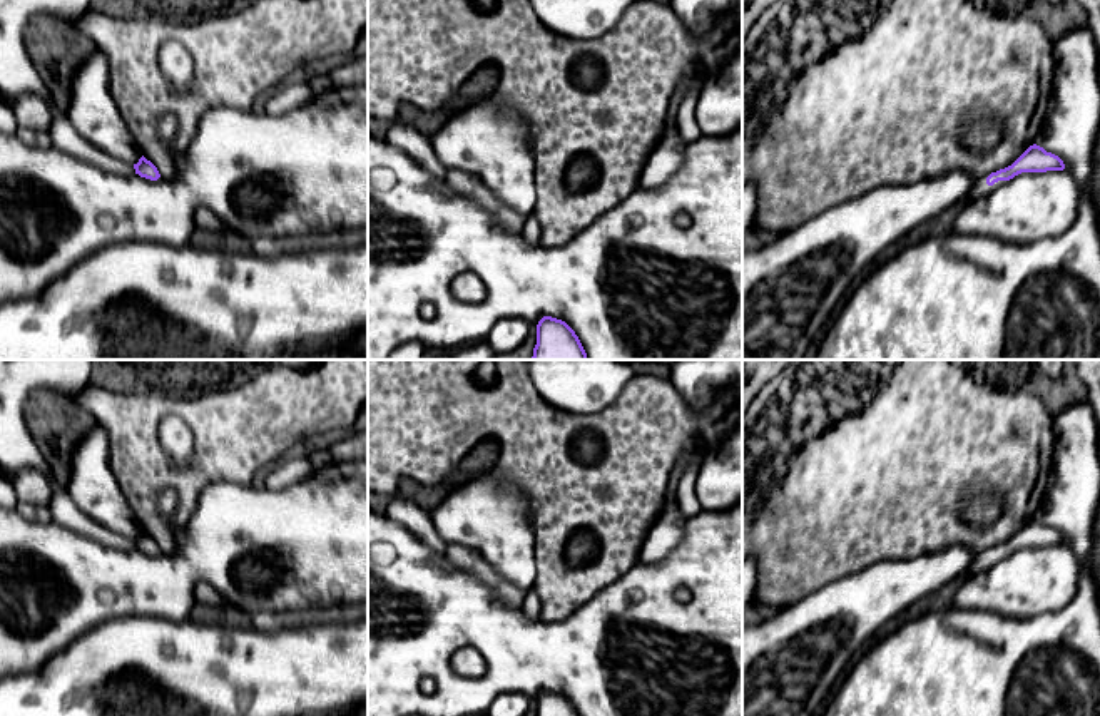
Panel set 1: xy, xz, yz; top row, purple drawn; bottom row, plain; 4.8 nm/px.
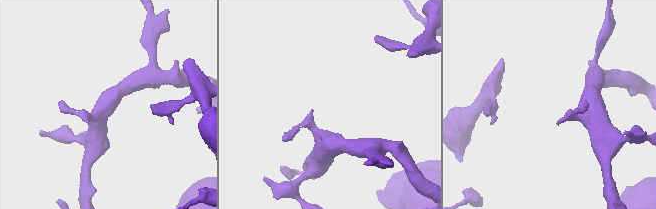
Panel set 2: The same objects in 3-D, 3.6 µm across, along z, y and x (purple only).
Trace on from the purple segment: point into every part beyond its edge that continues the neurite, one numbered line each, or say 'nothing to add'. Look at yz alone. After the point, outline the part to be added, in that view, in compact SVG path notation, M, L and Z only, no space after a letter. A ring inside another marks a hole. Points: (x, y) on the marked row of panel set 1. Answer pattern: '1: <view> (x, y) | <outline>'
1: yz (980, 188) | M988 174L988 176L990 176L990 174ZM988 176L980 177L980 179L973 184L973 187L971 187L970 192L968 192L968 197L970 197L968 202L978 201L978 199L988 196L991 191L995 191L996 187L1000 187L1000 186L1003 186L1003 184L1006 182L1006 181L998 181L998 182L995 182L993 186L988 186L988 184L986 184L986 177L988 177Z

